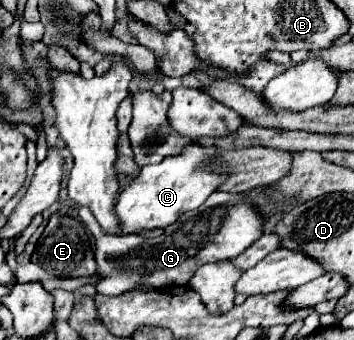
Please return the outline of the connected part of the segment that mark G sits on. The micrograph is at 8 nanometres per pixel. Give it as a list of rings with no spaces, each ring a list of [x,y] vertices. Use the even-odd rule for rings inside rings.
[[[214,192],[212,196],[208,196],[208,200],[188,212],[182,214],[172,226],[166,226],[164,234],[158,238],[142,238],[138,234],[128,234],[128,236],[108,236],[100,232],[100,226],[96,222],[96,218],[92,216],[89,208],[85,206],[75,205],[81,220],[88,226],[88,230],[96,236],[96,262],[98,262],[98,276],[102,278],[98,282],[98,292],[100,294],[122,294],[126,290],[134,290],[134,284],[146,284],[146,286],[184,286],[190,276],[196,272],[198,266],[206,264],[206,262],[218,262],[218,260],[226,260],[226,258],[236,258],[236,254],[244,252],[248,246],[252,246],[252,242],[256,242],[256,238],[260,238],[264,234],[264,224],[268,222],[268,218],[262,214],[262,210],[252,204],[248,200],[246,194],[228,194],[228,192]]]

